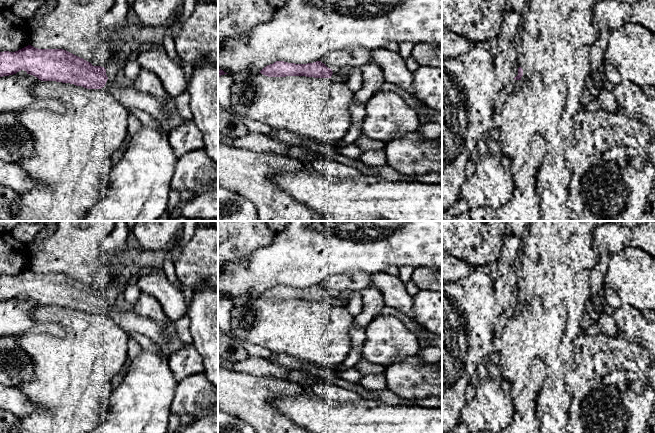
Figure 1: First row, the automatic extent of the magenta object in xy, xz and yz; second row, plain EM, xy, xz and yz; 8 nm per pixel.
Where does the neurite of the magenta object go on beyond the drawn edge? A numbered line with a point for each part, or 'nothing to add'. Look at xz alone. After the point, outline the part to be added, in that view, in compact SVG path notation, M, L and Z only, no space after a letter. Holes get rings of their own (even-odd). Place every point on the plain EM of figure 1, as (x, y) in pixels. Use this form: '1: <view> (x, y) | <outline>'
1: xz (342, 299) | M349 290L338 292L336 296L333 296L331 303L346 308L351 299L351 295L352 292Z

